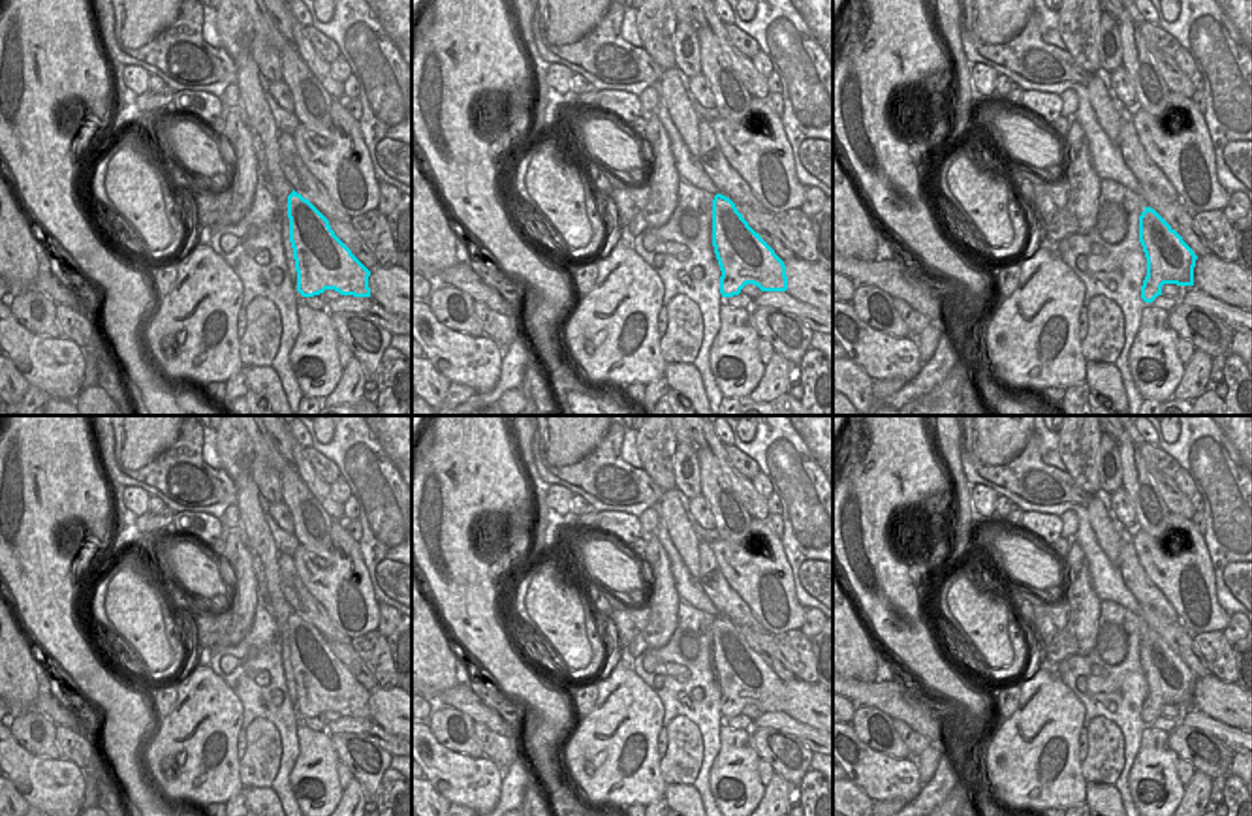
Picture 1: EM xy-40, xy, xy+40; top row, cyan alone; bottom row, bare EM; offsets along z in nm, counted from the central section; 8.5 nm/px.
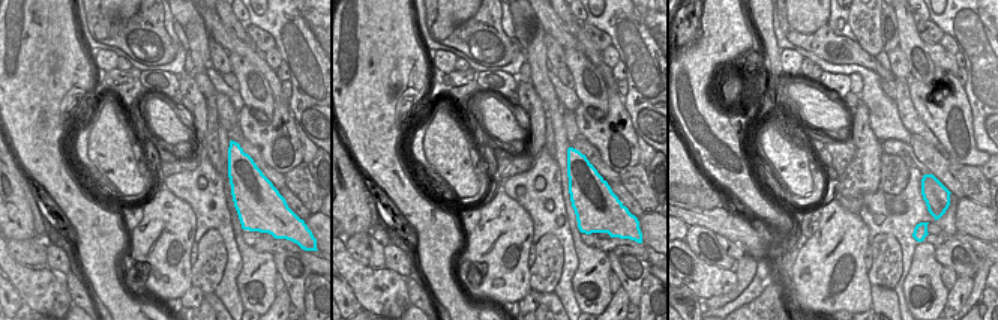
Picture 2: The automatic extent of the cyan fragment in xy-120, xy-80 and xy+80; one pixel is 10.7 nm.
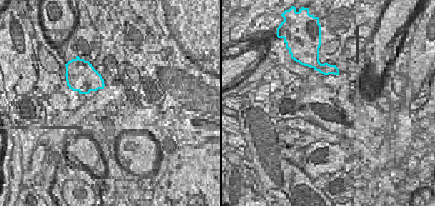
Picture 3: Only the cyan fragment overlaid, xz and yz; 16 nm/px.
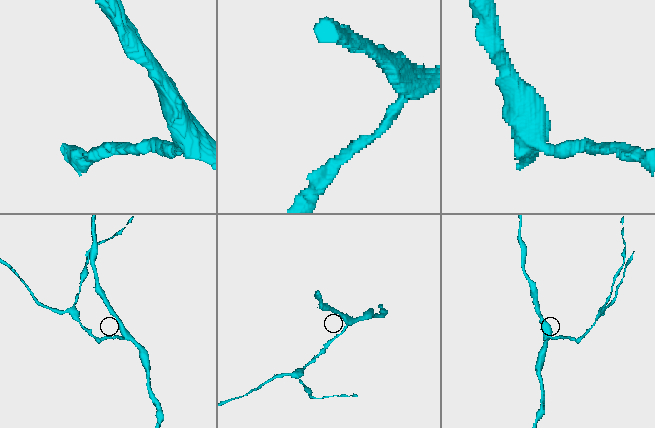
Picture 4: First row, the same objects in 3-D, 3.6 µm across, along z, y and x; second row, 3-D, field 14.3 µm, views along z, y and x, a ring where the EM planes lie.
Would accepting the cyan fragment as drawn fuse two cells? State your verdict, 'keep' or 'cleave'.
keep

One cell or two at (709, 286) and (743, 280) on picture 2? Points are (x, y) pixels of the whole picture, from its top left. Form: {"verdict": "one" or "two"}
{"verdict": "two"}

